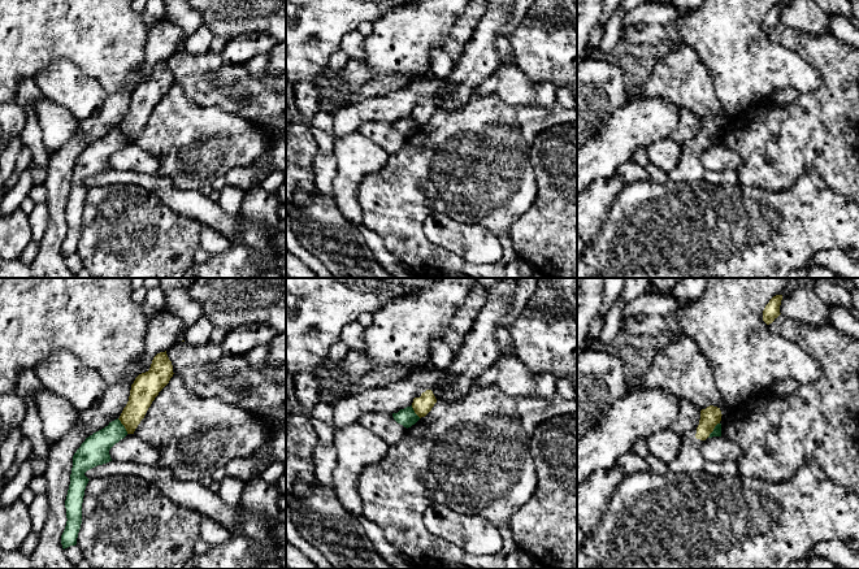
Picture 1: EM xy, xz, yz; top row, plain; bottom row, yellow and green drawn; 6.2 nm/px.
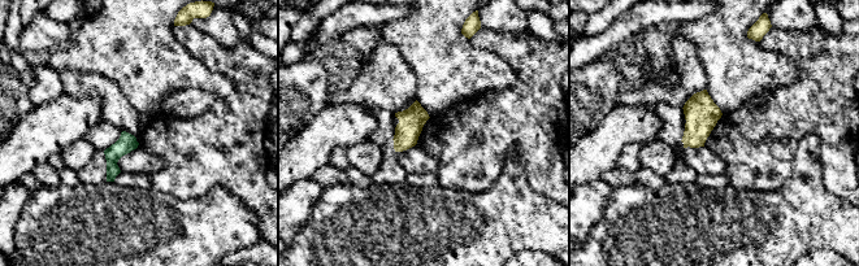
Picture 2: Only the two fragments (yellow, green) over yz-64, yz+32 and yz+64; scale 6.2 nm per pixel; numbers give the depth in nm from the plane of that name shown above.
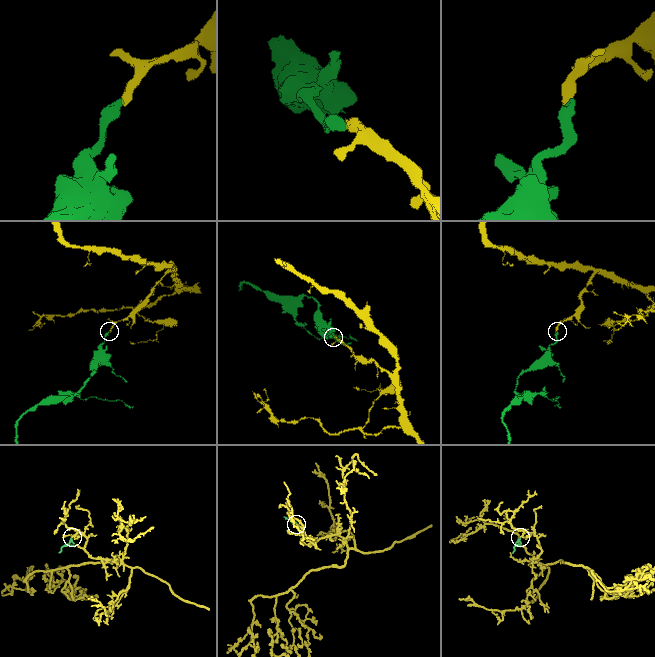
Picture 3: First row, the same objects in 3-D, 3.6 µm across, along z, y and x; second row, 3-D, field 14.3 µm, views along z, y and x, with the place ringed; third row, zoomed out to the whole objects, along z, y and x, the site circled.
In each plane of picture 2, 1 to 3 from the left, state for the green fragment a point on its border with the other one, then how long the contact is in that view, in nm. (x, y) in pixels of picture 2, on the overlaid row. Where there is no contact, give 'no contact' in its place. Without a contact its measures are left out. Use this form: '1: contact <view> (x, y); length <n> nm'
1: no contact
2: no contact
3: no contact

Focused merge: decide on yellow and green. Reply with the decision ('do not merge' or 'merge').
do not merge

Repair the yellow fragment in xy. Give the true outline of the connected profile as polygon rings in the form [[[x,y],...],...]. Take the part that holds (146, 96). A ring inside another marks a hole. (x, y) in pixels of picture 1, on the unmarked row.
[[[165,60],[153,66],[148,81],[135,87],[131,94],[129,110],[118,127],[127,143],[134,143],[152,110],[169,92],[173,83],[173,74]]]

